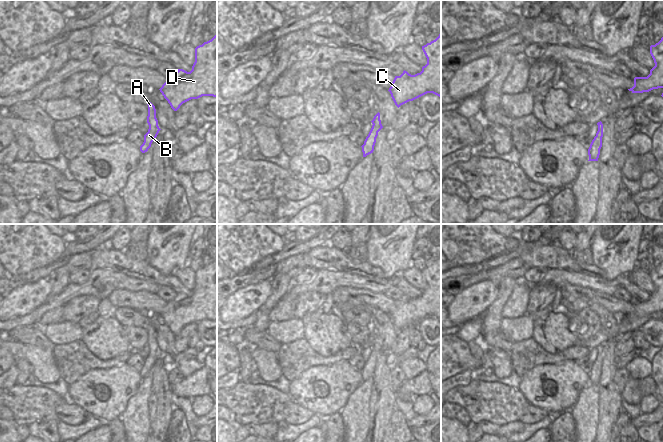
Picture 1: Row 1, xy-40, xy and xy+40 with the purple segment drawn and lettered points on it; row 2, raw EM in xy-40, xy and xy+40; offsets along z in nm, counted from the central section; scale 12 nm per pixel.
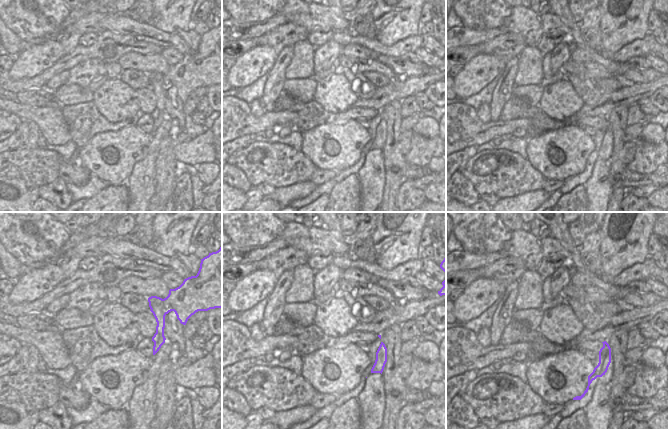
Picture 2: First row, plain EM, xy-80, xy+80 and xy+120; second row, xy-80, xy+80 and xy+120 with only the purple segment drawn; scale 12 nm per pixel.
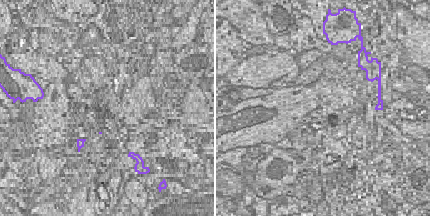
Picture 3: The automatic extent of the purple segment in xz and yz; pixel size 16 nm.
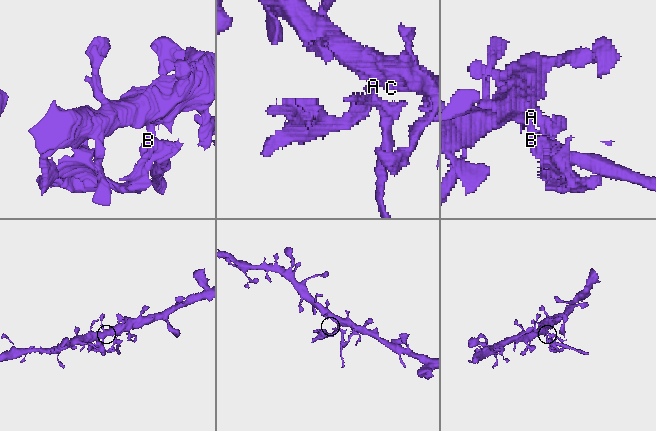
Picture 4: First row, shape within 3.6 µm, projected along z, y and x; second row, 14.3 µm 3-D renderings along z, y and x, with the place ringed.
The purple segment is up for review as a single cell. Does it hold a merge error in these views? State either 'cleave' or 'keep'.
cleave

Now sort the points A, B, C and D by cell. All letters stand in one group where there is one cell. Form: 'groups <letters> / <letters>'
groups A C D / B

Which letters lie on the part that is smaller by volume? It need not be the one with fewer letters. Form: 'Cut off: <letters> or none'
Cut off: B

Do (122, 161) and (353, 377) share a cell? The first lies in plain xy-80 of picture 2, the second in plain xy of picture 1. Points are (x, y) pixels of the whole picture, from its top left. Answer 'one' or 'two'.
one

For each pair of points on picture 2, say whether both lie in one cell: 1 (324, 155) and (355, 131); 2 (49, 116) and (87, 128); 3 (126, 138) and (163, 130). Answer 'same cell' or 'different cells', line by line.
1: same cell
2: different cells
3: different cells

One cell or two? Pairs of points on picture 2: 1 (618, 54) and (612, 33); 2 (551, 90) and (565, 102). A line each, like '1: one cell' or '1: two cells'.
1: two cells
2: one cell

